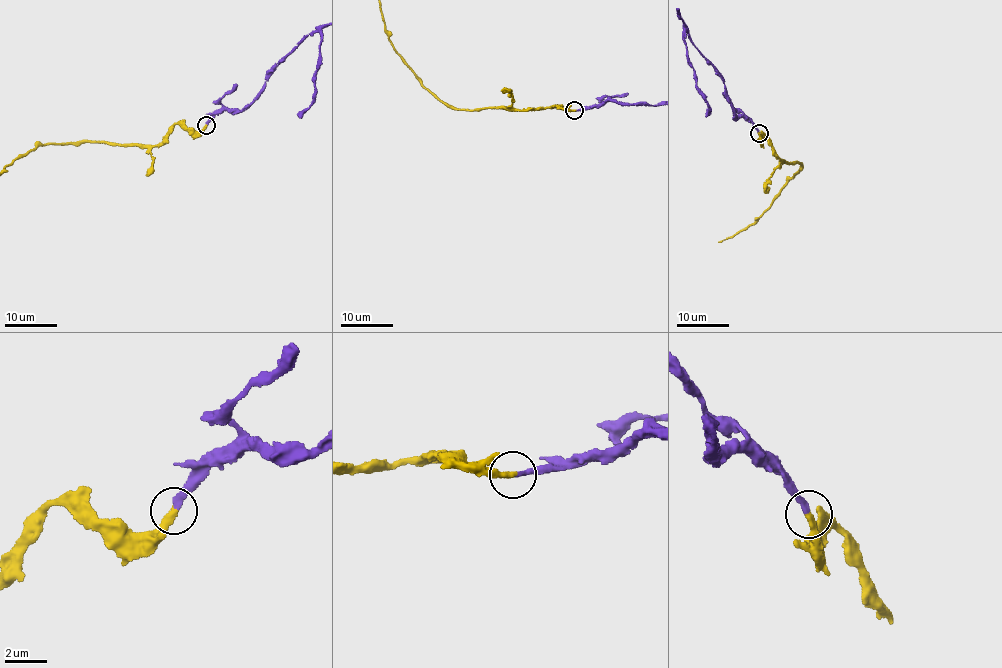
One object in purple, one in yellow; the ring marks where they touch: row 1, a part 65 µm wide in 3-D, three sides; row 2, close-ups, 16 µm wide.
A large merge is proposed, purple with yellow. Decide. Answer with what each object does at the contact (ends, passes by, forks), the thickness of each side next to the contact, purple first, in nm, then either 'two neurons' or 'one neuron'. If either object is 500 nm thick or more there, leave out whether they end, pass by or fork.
purple ends | yellow ends | 260/340 nm | one neuron

